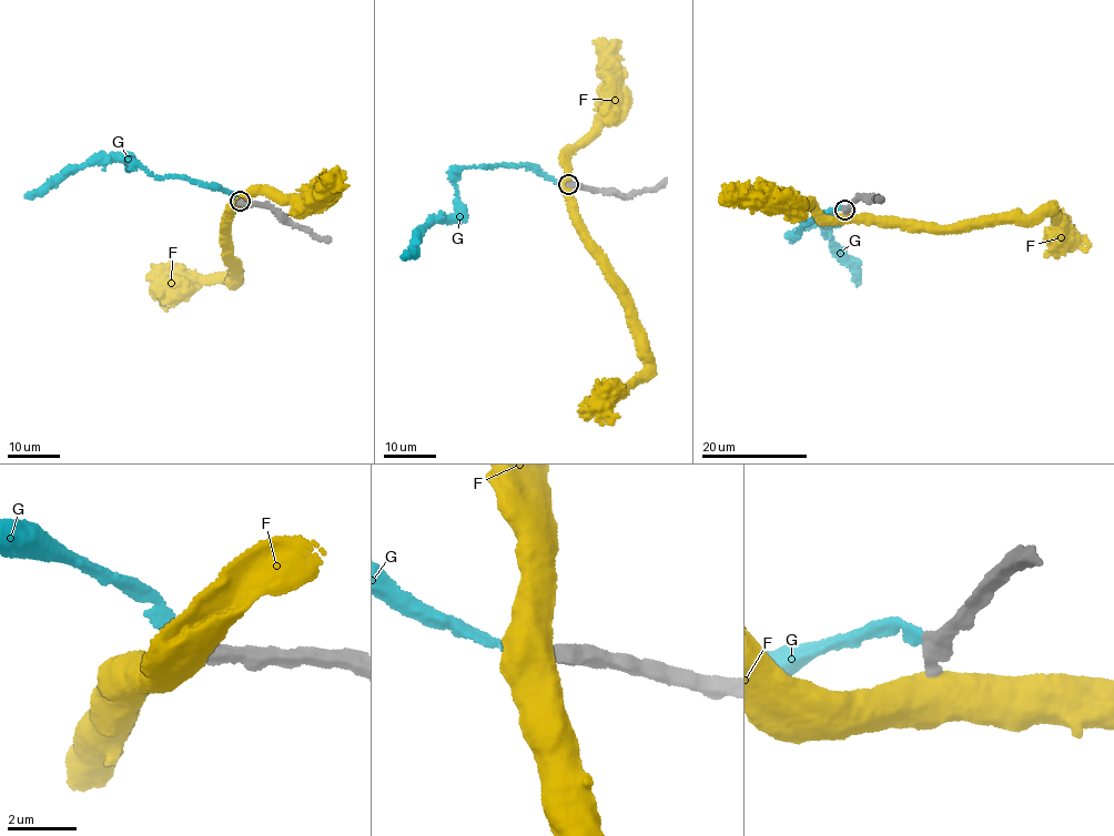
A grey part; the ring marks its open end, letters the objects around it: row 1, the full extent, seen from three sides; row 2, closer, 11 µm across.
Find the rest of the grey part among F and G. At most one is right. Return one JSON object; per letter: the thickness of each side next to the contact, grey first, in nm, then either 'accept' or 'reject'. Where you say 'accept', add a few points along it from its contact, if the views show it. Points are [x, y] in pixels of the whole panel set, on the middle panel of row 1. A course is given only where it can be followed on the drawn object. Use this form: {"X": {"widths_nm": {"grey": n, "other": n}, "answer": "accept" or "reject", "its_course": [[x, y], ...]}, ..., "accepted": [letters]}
{"F": {"widths_nm": {"grey": 460, "other": 500}, "answer": "reject"}, "G": {"widths_nm": {"grey": 600, "other": 320}, "answer": "accept", "its_course": [[568, 184], [510, 164], [463, 166], [455, 183], [455, 214], [439, 216], [402, 256]]}, "accepted": ["G"]}

